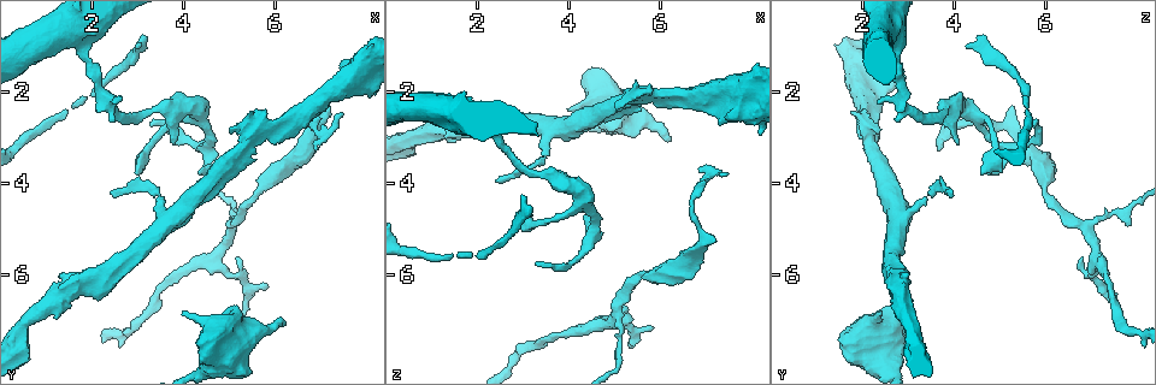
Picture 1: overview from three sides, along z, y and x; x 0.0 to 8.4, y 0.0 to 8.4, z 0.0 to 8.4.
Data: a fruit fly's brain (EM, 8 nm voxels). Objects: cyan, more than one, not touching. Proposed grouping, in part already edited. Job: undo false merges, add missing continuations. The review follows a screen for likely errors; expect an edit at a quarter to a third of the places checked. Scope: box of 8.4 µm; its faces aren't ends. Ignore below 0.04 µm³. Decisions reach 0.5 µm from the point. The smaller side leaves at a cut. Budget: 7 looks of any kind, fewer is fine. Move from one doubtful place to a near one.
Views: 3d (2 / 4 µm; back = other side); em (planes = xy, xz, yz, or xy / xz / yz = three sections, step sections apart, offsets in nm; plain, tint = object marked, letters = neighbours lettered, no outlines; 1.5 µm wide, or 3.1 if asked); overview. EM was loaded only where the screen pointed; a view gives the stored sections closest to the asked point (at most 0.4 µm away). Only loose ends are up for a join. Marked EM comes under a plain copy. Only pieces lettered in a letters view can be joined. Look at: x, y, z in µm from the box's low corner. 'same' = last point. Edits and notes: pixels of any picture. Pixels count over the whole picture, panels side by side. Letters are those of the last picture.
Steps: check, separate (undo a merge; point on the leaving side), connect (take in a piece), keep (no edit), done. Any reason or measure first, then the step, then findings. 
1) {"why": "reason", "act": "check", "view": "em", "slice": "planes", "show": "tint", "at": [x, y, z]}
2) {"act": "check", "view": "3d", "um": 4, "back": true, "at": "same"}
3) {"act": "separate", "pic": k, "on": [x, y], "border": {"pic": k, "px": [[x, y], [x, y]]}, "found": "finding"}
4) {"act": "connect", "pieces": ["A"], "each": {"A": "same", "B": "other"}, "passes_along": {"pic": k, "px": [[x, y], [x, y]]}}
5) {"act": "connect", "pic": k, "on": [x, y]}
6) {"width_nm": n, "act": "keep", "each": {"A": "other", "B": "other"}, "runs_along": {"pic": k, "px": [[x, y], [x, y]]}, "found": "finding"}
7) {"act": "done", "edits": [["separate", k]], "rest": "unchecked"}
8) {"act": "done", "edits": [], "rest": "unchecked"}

{"why": "free end", "act": "check", "view": "3d", "um": 4, "at": [6.20, 7.10, 3.05]}

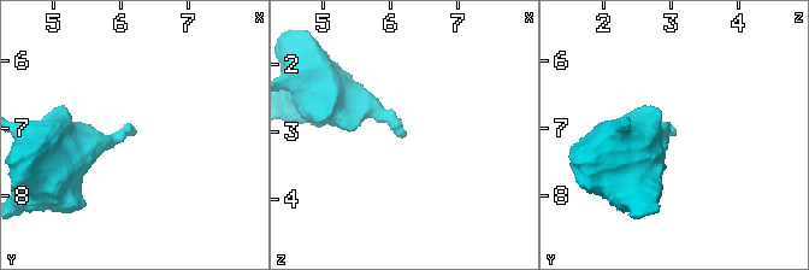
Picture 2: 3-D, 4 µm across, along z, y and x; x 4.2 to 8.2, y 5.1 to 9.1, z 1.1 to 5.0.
{"act": "check", "view": "em", "slice": "planes", "show": "letters", "at": [6.15, 7.05, 3.15]}

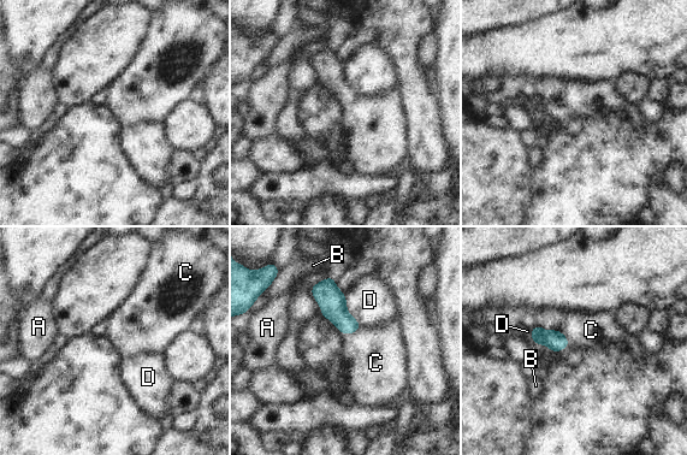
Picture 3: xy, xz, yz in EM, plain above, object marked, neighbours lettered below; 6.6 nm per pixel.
{"longest_contact_nm": ["D", 240], "act": "connect", "pieces": ["C"], "each": {"A": "other", "B": "other", "C": "same", "D": "other"}, "passes_along": {"pic": 3, "px": [[332, 301], [351, 332], [375, 361]]}, "found": "the cell continues"}

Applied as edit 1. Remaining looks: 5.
{"why": "see it whole again", "act": "check", "view": "overview"}

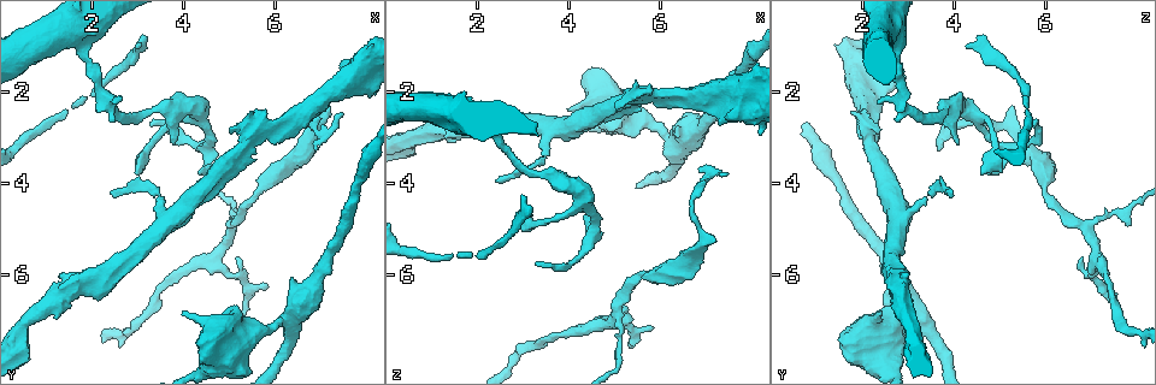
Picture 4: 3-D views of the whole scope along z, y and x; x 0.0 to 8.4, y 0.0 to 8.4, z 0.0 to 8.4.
{"why": "branch stops here", "act": "check", "view": "em", "slice": "xz", "step": 4, "show": "letters", "at": [3.05, 3.85, 4.60]}

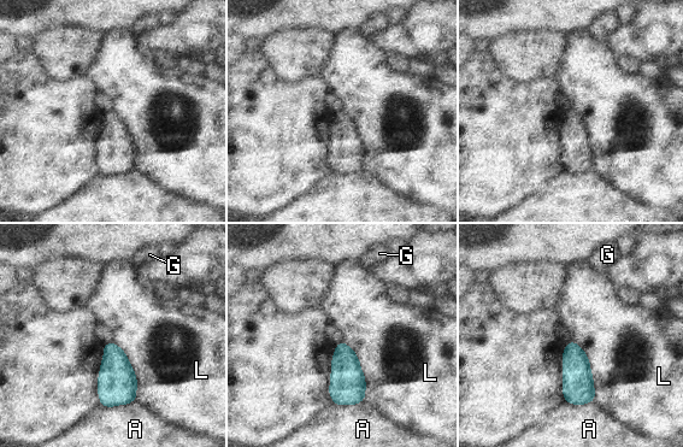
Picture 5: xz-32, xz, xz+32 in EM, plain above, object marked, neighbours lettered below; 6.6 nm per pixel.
{"act": "check", "view": "em", "slice": "planes", "show": "letters", "at": "same"}

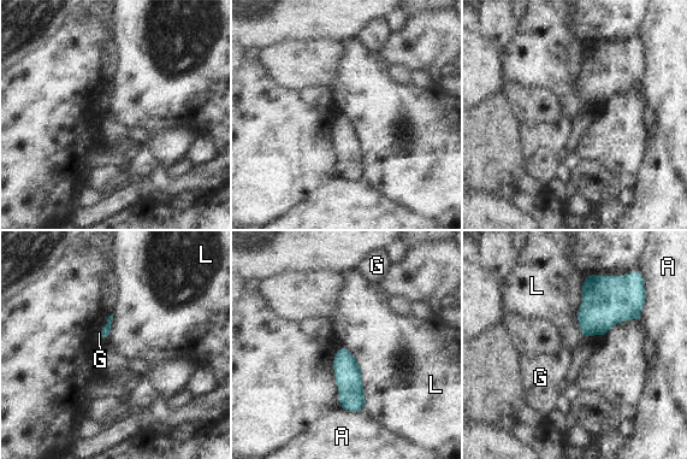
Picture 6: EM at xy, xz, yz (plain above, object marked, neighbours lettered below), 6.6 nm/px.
{"act": "keep", "each": {"A": "other", "G": "other", "L": "other"}, "border": {"pic": 6, "px": [[344, 345], [361, 374], [365, 409]]}, "found": "no lettered piece goes on from it"}

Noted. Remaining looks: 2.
{"act": "done", "edits": [["connect", 3]], "rest": "unchecked"}

